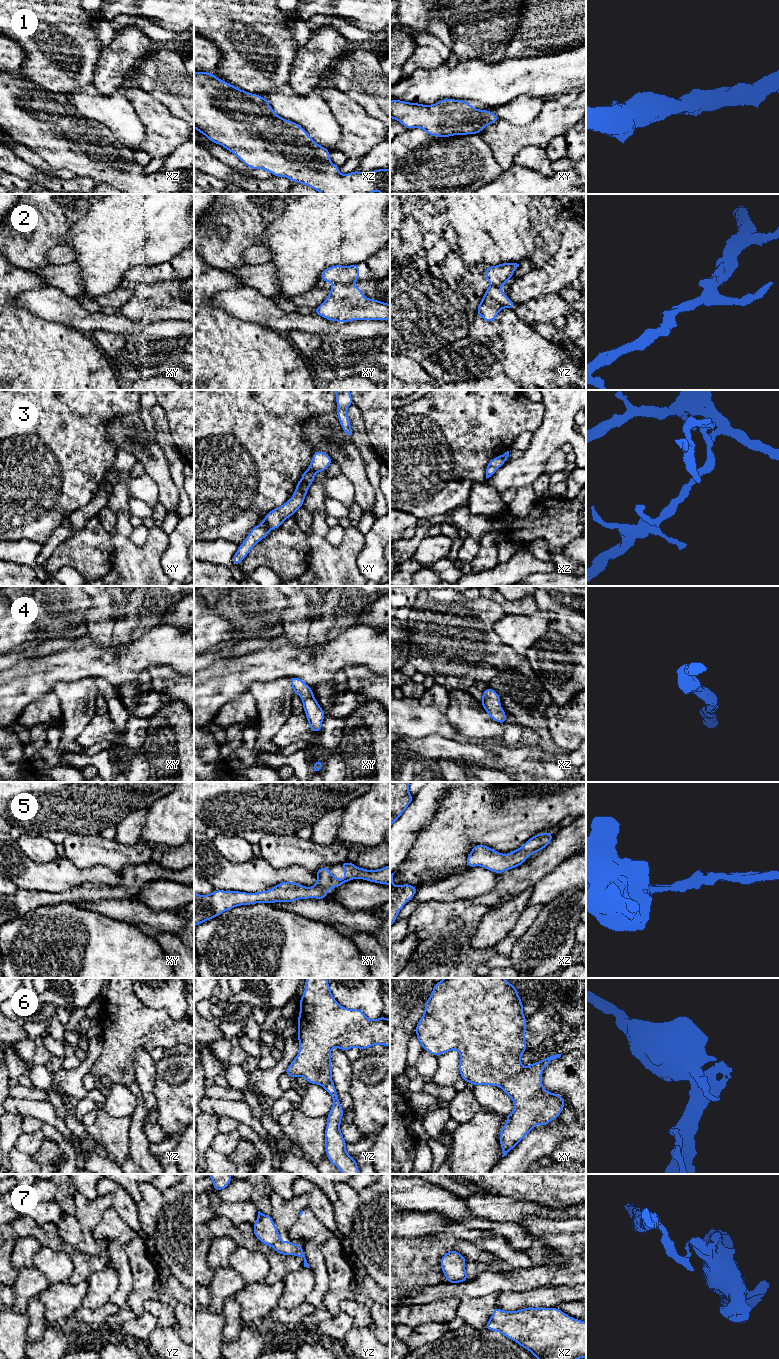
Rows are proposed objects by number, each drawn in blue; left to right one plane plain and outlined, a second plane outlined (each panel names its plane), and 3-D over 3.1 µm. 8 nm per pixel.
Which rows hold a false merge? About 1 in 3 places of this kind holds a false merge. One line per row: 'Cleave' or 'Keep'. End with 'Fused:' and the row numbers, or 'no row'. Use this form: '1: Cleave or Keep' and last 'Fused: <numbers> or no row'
1: Keep
2: Cleave
3: Cleave
4: Keep
5: Keep
6: Cleave
7: Cleave
Fused: 2, 3, 6, 7

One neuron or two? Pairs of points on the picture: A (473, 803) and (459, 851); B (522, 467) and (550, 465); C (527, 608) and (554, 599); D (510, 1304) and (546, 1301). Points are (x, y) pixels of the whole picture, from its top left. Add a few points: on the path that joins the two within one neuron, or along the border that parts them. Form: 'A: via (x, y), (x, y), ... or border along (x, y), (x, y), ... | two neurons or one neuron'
A: via (466, 815), (459, 822), (459, 839) | one neuron
B: border along (559, 447), (546, 461), (542, 473) | two neurons
C: border along (532, 596), (538, 609) | two neurons
D: via (519, 1300), (537, 1300) | one neuron

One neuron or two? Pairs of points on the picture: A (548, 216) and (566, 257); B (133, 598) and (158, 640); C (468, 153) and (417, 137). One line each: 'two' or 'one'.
A: two
B: two
C: one

